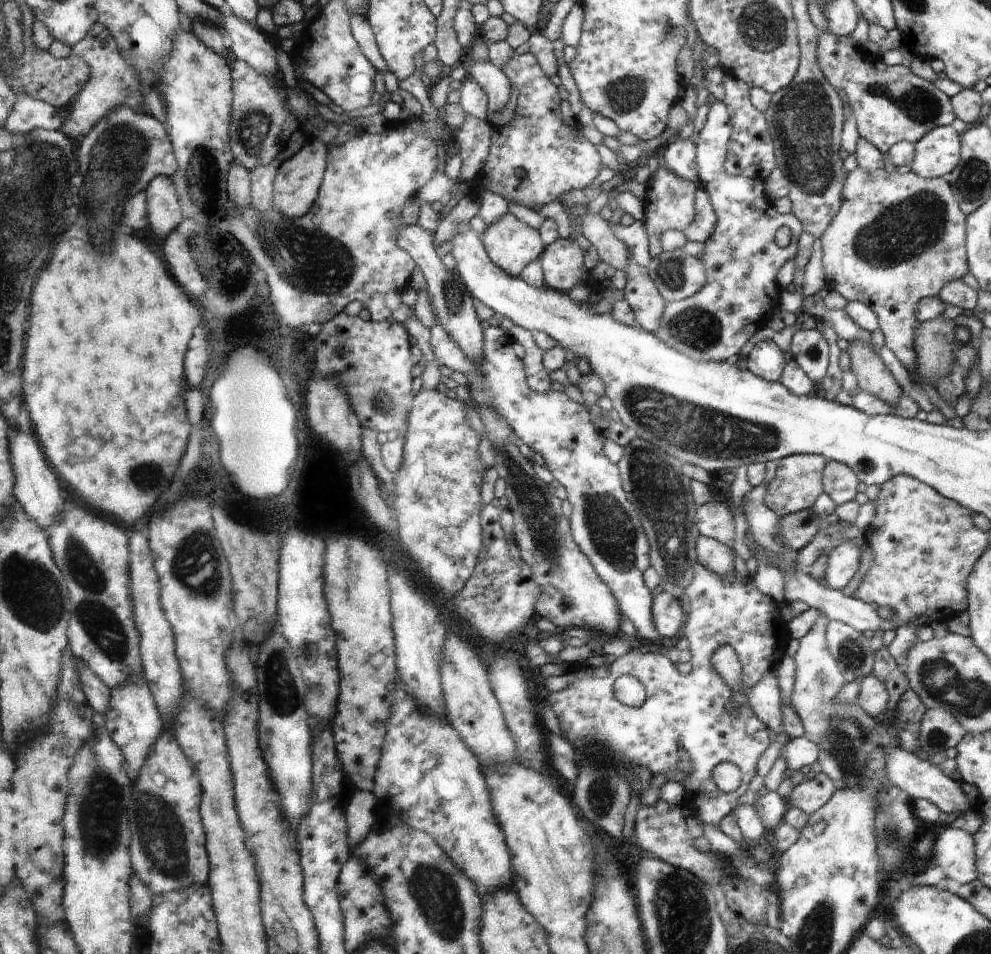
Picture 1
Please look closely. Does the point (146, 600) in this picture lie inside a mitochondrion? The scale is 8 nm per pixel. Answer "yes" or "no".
no

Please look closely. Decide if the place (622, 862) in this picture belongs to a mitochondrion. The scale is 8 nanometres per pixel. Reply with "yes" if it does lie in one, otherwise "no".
no

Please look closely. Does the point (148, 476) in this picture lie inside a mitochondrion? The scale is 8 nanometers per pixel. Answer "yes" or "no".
yes

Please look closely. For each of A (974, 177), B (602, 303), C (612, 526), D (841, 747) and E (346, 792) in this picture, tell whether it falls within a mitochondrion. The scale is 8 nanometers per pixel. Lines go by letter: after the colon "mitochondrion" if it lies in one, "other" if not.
A: mitochondrion
B: other
C: mitochondrion
D: mitochondrion
E: other

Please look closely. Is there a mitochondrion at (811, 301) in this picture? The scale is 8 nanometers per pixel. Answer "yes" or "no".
no

